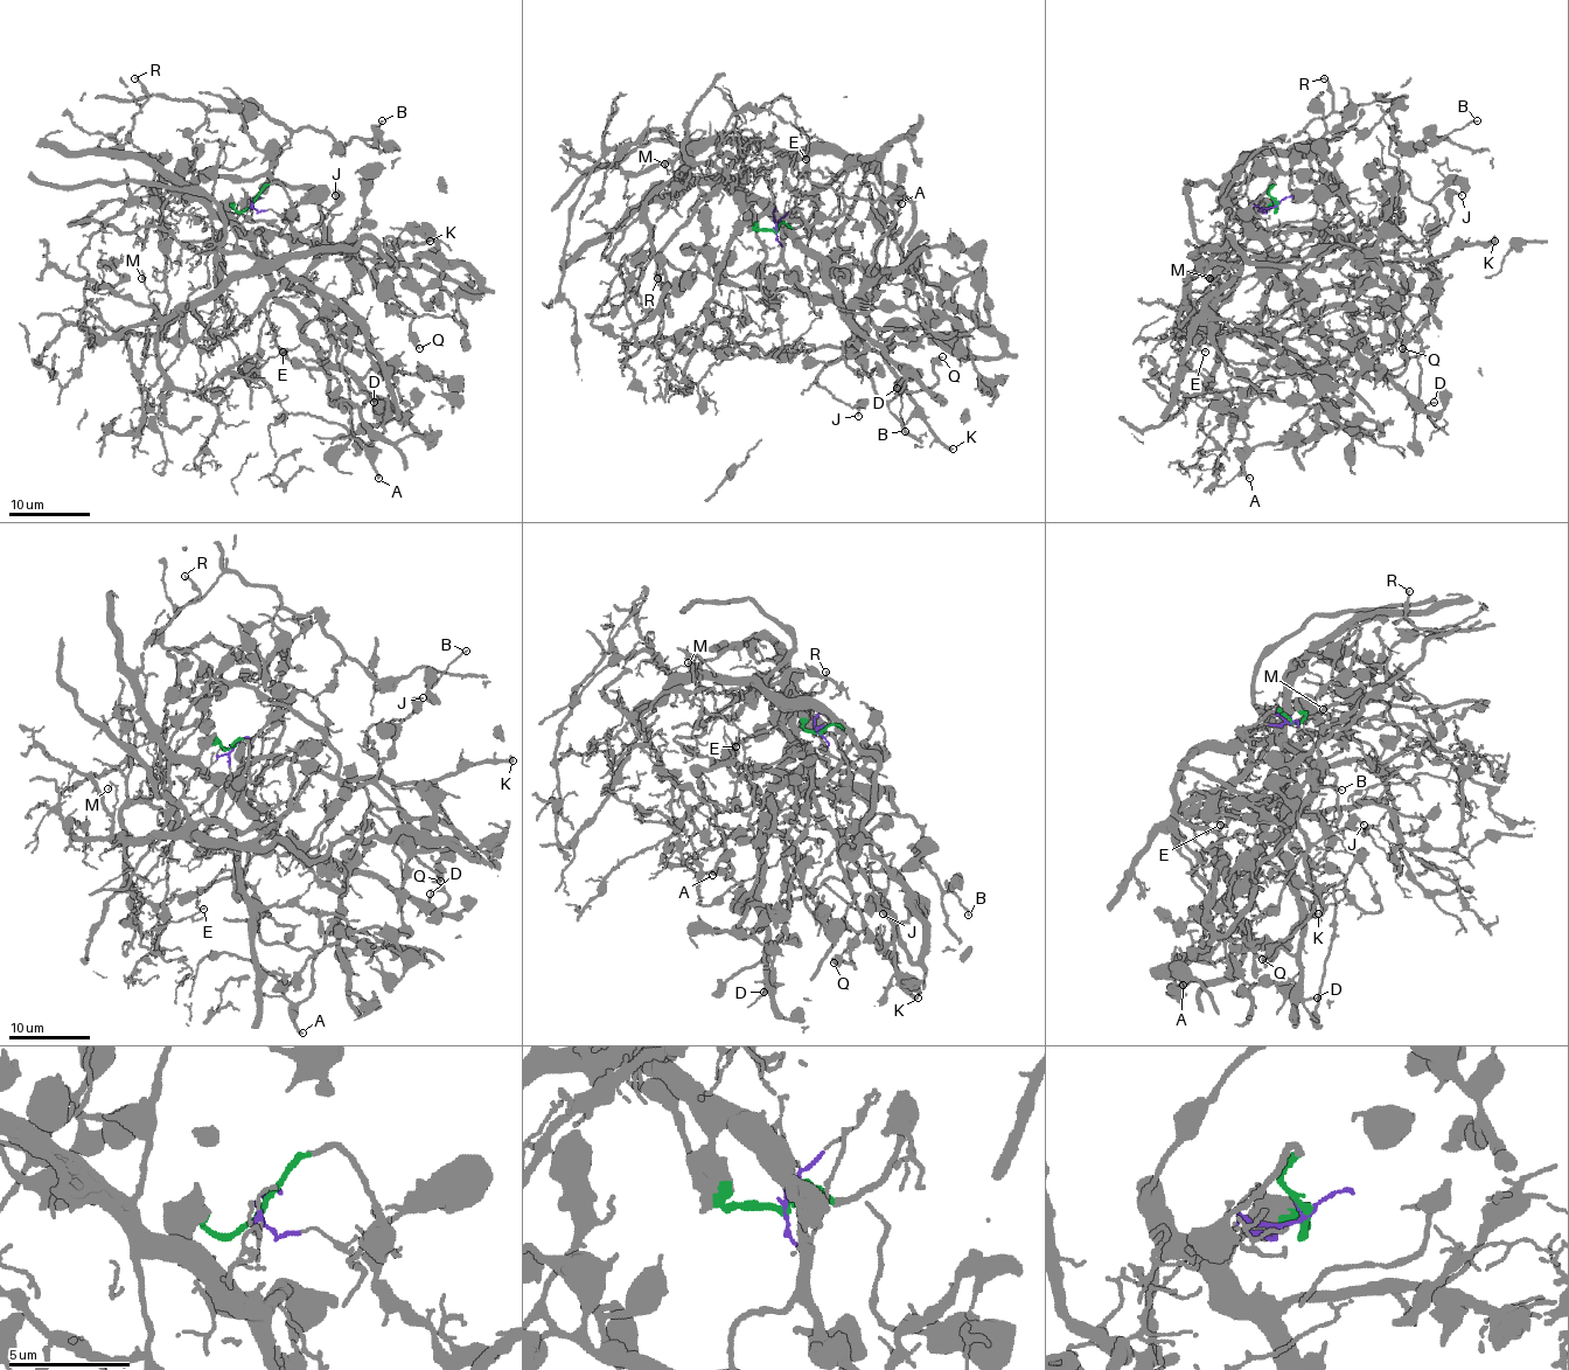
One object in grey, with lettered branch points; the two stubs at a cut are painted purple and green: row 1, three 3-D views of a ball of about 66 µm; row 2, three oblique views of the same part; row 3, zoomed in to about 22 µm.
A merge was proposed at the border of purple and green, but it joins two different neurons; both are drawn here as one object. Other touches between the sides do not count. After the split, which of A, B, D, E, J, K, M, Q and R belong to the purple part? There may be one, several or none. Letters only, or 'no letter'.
E, M

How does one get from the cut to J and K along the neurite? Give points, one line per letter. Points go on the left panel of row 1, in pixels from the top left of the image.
J: (252, 203), (231, 208), (242, 231), (339, 250), (294, 240), (335, 195)
K: (252, 203), (231, 208), (242, 231), (313, 240), (357, 258), (431, 240)

